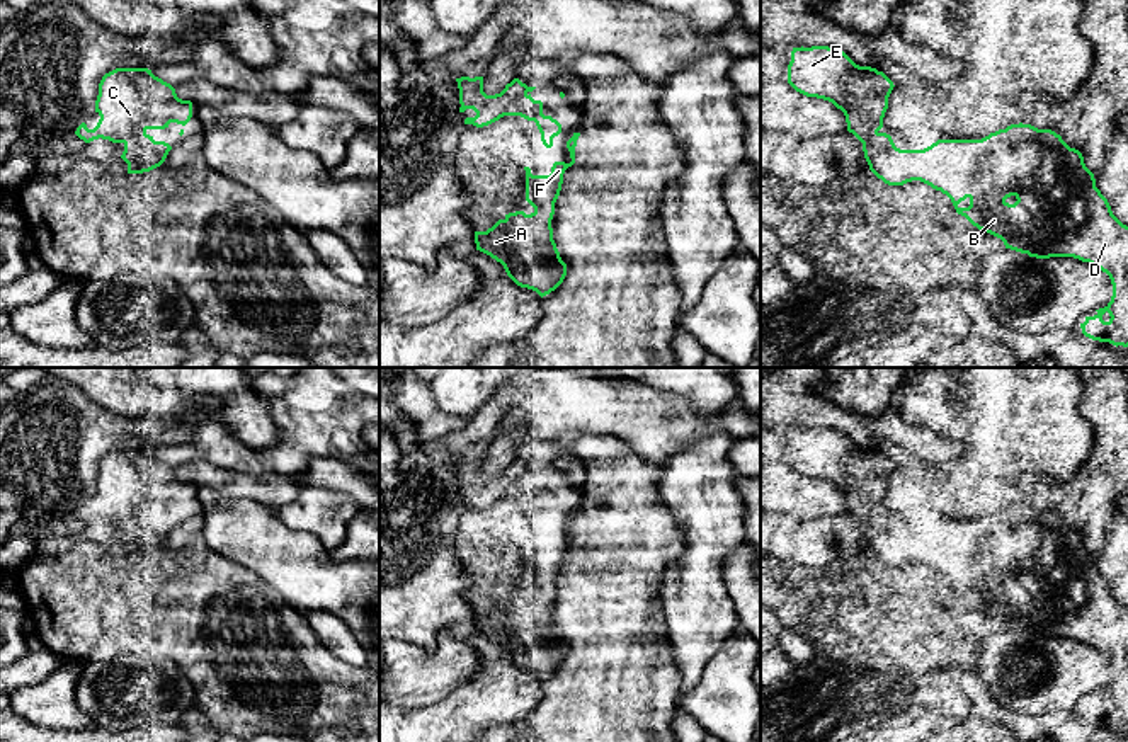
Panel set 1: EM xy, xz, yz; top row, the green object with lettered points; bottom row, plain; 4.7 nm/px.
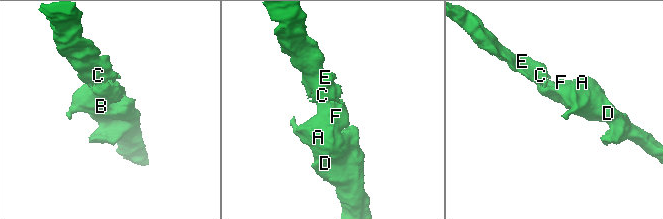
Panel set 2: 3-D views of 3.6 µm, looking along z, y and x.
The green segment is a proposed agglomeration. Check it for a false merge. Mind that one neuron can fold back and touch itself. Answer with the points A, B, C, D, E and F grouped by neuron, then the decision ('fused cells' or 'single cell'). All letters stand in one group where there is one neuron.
groups A B C D E F; single cell

